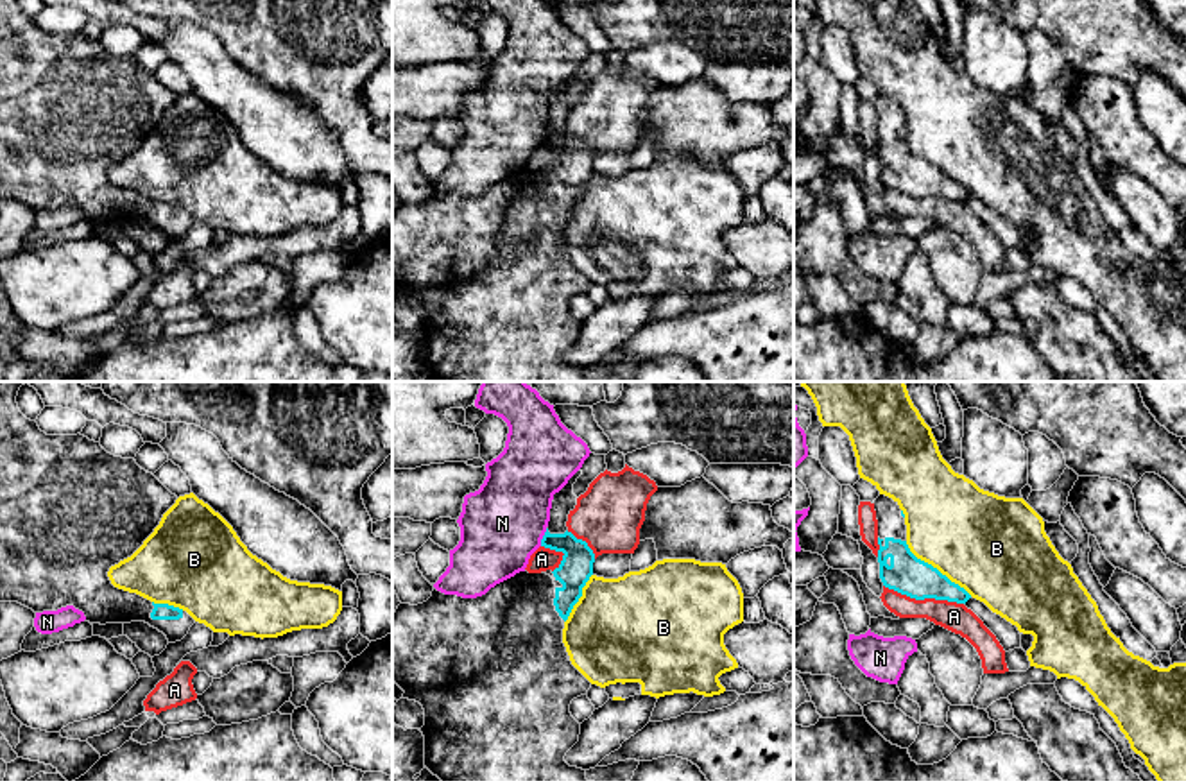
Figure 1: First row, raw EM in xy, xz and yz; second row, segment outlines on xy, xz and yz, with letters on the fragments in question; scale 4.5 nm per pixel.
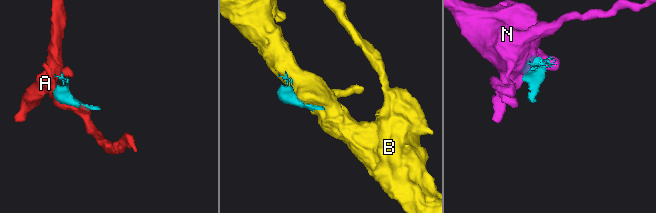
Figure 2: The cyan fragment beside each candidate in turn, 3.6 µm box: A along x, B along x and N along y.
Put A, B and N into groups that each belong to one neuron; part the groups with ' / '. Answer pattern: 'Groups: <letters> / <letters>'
Groups: A / B / N

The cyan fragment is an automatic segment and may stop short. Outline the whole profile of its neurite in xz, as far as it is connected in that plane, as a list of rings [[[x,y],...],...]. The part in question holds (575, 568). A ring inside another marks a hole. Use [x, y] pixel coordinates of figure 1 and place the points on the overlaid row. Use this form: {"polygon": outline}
{"polygon": [[[546,528],[541,546],[564,554],[552,577],[525,570],[477,598],[444,595],[434,588],[426,602],[417,605],[400,604],[392,614],[392,682],[405,691],[401,699],[416,700],[425,709],[425,725],[419,729],[425,736],[425,767],[441,781],[588,781],[586,770],[570,767],[564,761],[566,752],[579,742],[580,734],[580,724],[572,717],[570,704],[573,699],[586,695],[591,682],[572,665],[563,643],[563,629],[573,605],[582,596],[582,588],[593,575],[595,554],[586,541],[577,539],[568,530],[564,534],[550,534]]]}

